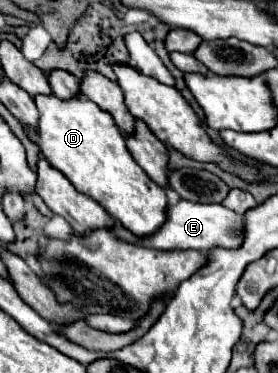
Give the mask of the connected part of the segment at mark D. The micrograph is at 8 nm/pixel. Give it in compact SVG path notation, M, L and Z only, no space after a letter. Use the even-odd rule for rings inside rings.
M37 94L33 100L39 110L39 122L37 126L23 126L23 130L41 148L47 162L63 172L79 192L97 200L133 234L153 234L165 222L165 190L147 178L145 170L133 160L111 114L83 96L63 100L55 94Z

